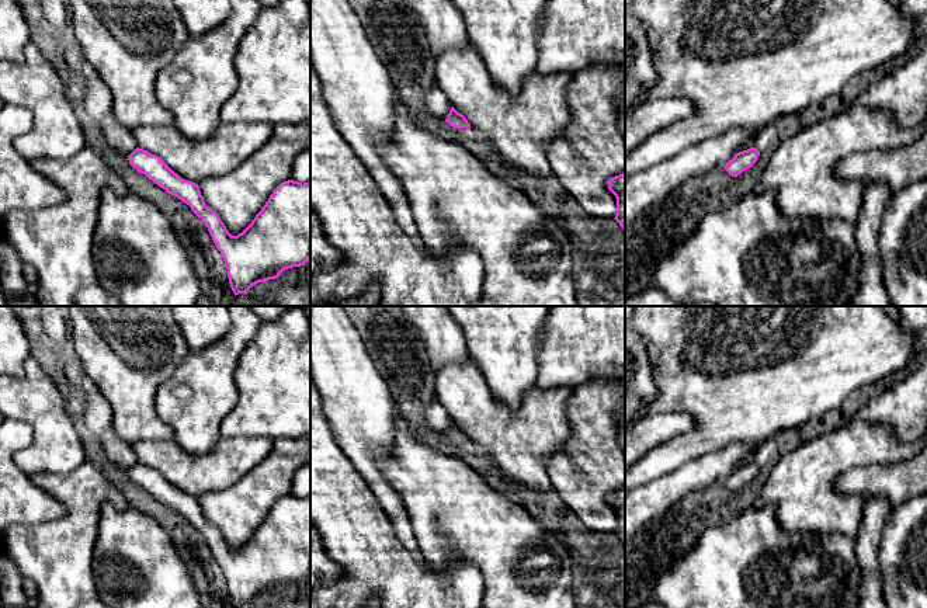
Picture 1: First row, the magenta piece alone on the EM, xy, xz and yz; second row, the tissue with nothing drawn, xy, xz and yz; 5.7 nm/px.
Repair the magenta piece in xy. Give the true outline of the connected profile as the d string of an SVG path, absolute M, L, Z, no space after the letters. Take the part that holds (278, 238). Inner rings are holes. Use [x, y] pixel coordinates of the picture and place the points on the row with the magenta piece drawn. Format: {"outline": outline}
{"outline": "M136 147L129 164L187 204L202 219L221 251L235 295L275 279L284 270L310 260L310 181L281 183L251 223L232 236L219 215L206 206L198 184L181 178L159 156Z"}

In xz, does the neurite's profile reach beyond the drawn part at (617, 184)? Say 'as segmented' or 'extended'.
as segmented

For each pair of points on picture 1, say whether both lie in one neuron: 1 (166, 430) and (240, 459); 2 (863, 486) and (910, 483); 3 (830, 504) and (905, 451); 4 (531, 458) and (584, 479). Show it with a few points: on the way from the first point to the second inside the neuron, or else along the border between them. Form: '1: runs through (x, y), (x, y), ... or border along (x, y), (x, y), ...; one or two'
1: border along (172, 437), (139, 441); two
2: runs through (874, 483), (899, 483); one
3: runs through (827, 478), (853, 451), (878, 451); one
4: border along (568, 440), (544, 459), (544, 468), (552, 489); two

